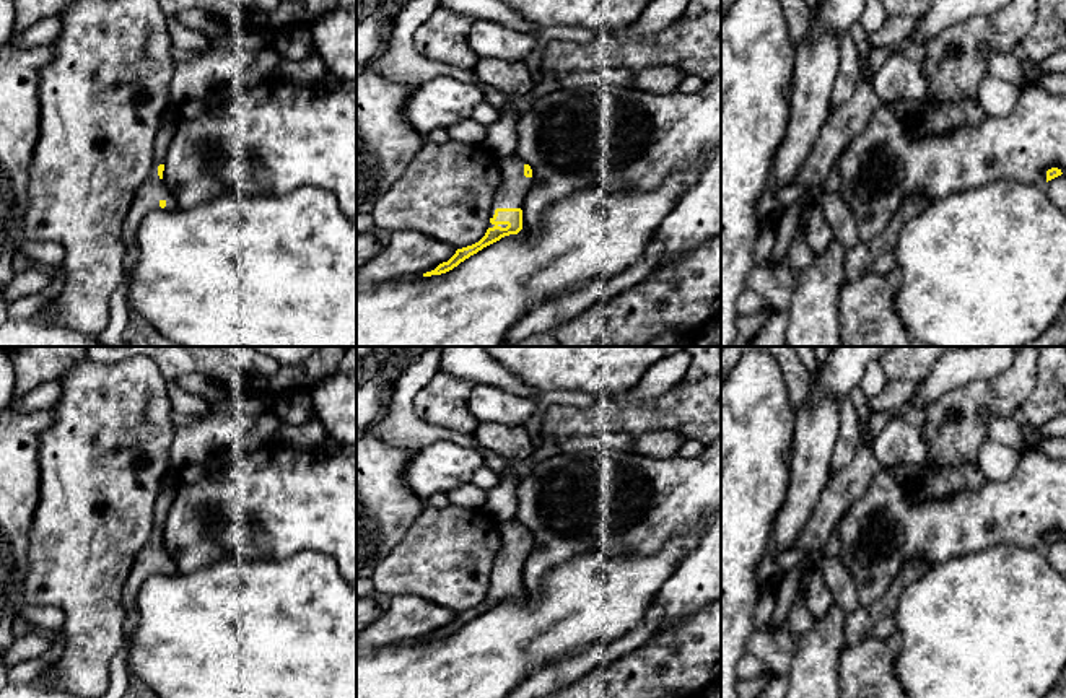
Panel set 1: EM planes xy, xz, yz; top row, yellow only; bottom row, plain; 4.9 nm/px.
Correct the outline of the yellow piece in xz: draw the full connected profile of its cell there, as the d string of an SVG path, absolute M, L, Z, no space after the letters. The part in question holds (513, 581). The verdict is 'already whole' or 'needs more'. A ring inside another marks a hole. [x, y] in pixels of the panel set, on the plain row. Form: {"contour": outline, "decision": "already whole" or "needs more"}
{"contour": "M518 519L501 522L500 534L503 545L493 563L490 591L485 600L472 610L457 613L448 626L439 628L435 635L423 638L423 641L446 638L483 612L522 594L524 565L534 550L532 534Z", "decision": "needs more"}

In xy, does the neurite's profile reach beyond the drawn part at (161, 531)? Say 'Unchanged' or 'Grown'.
Grown

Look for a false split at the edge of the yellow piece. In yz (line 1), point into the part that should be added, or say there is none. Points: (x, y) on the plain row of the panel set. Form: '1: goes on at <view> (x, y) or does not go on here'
1: does not go on here

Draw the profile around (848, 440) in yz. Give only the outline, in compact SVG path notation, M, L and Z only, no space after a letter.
M848 397L838 399L838 415L838 438L830 460L832 472L838 472L843 467L850 465L861 443L861 423L856 415L854 405Z

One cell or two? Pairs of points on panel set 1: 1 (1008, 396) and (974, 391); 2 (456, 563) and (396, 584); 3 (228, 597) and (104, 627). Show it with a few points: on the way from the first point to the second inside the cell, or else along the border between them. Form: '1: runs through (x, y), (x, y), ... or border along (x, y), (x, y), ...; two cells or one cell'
1: runs through (1000, 394), (982, 394); one cell
2: runs through (441, 563), (420, 563), (410, 570); one cell
3: border along (127, 625), (124, 636); two cells

